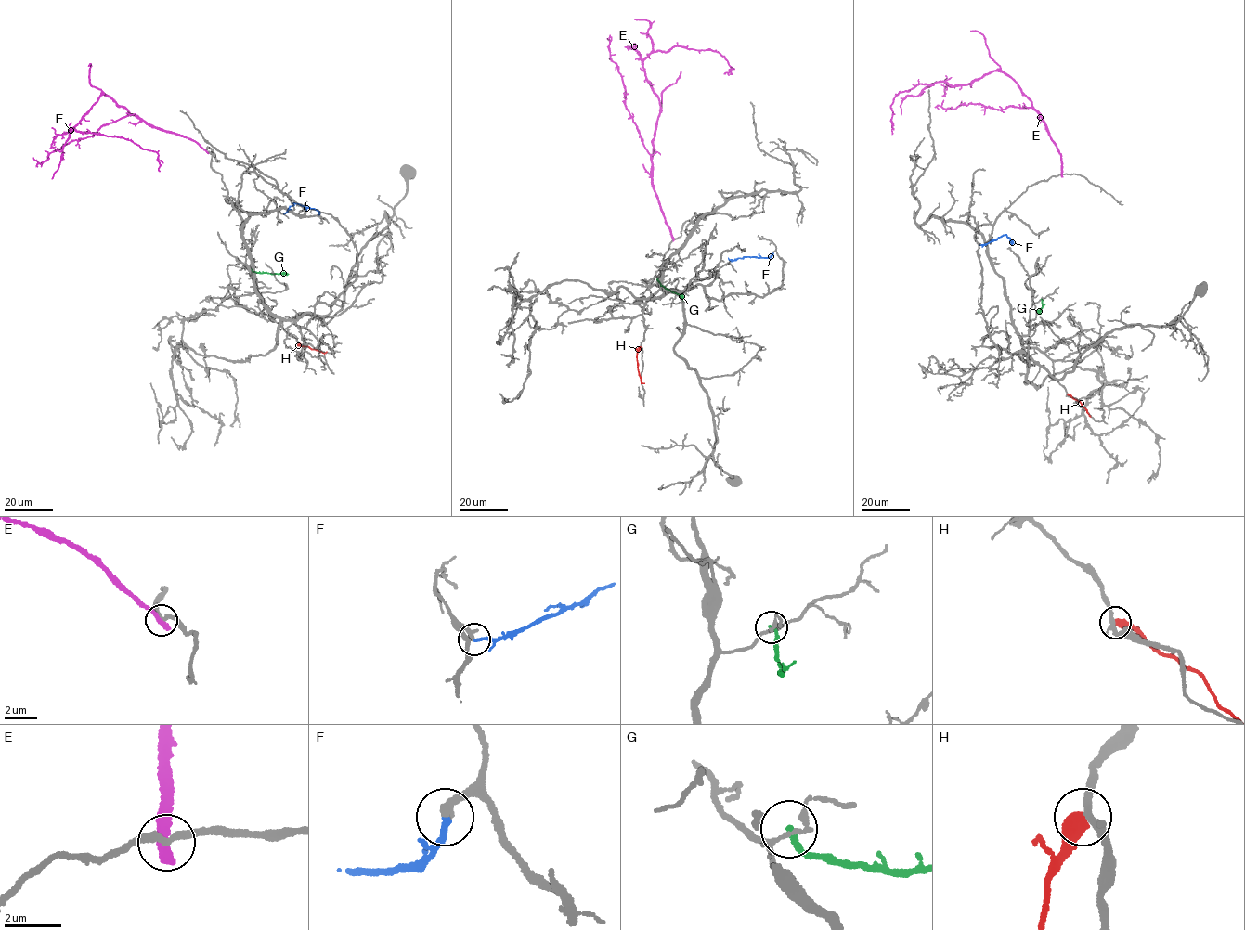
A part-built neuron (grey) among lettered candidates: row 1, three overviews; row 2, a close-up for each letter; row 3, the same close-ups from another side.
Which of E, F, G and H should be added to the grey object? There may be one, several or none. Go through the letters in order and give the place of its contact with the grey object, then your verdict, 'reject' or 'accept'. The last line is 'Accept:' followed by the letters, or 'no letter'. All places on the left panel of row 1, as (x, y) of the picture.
E: (207, 151) | reject
F: (318, 213) | accept
G: (252, 269) | reject
H: (299, 344) | reject
Accept: F

